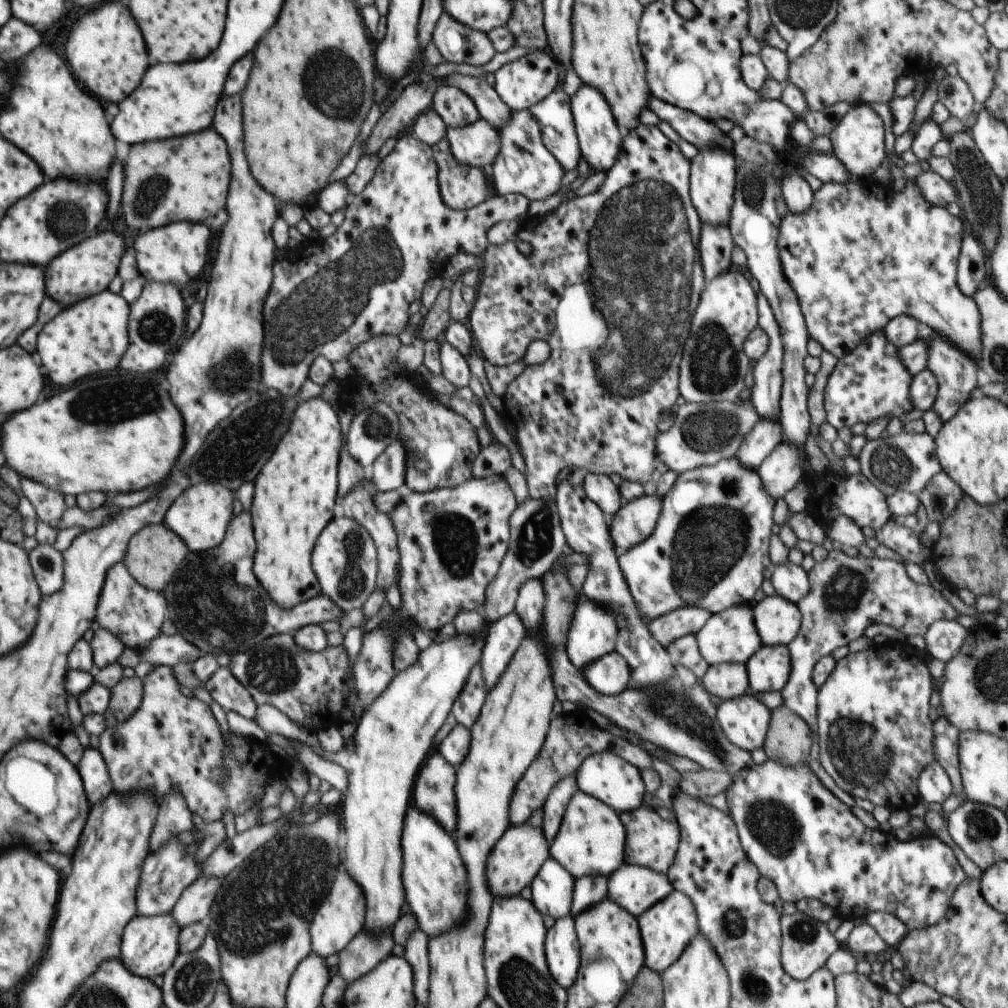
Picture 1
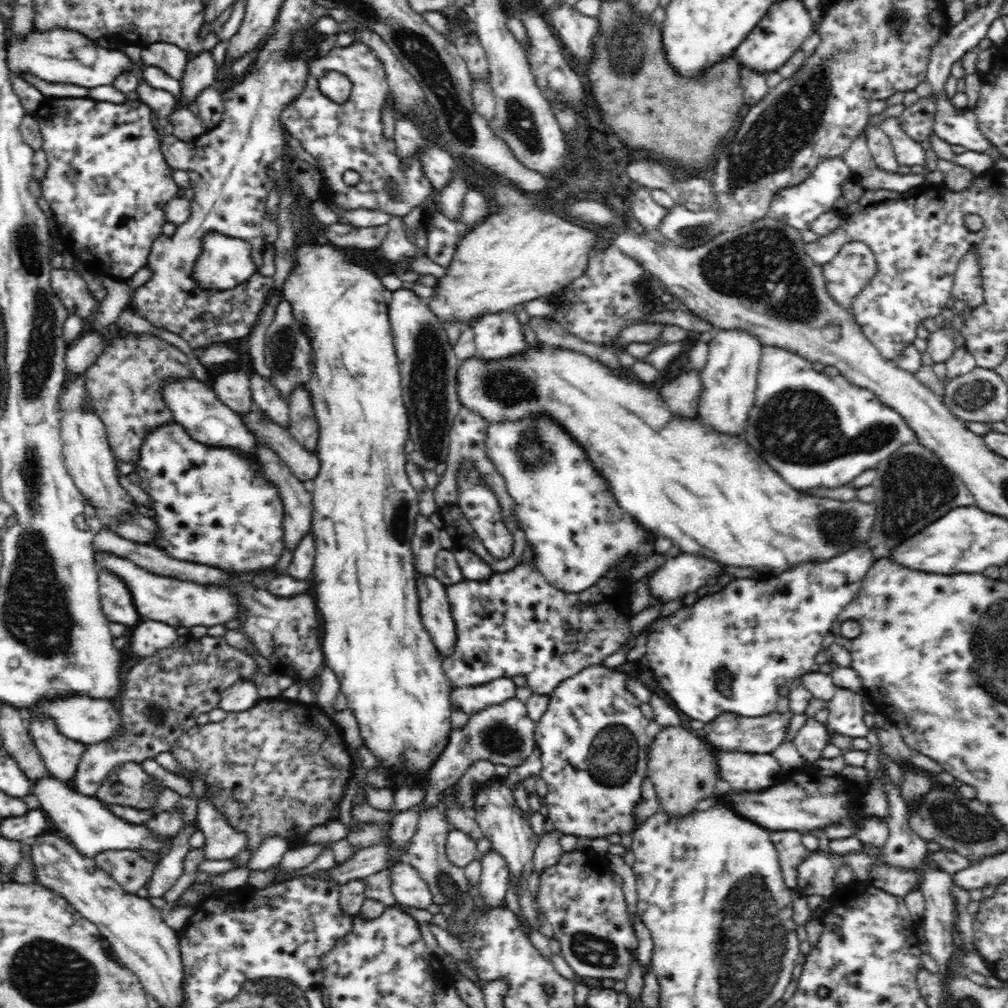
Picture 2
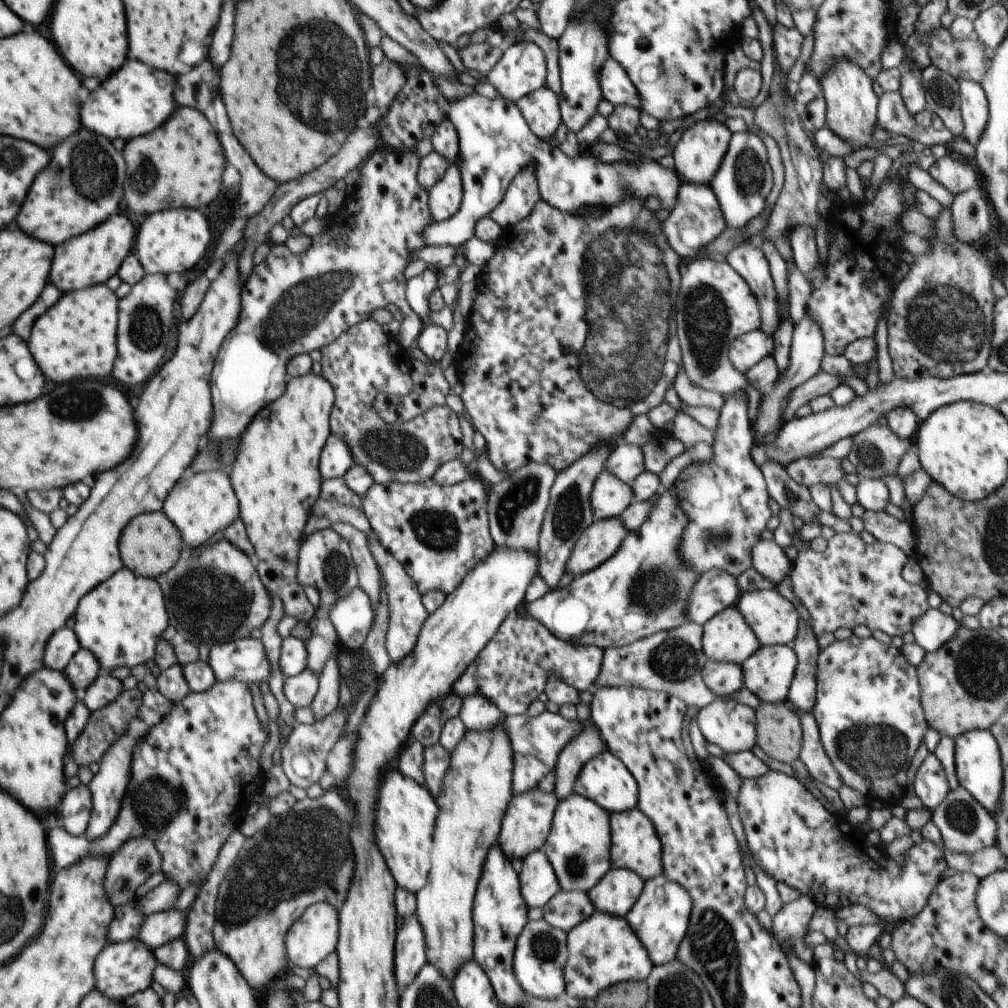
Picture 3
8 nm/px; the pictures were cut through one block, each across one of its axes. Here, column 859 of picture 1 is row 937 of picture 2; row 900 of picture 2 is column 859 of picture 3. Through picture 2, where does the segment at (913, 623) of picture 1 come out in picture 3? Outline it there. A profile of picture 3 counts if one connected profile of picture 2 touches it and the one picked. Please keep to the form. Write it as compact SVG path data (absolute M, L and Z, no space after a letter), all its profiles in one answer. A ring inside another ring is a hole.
M854 532L834 534L823 552L800 551L790 574L792 590L808 610L816 637L858 625L881 630L890 637L902 637L911 632L914 620L930 607L922 586L908 583L902 577L908 560L898 546L881 541L865 544Z

